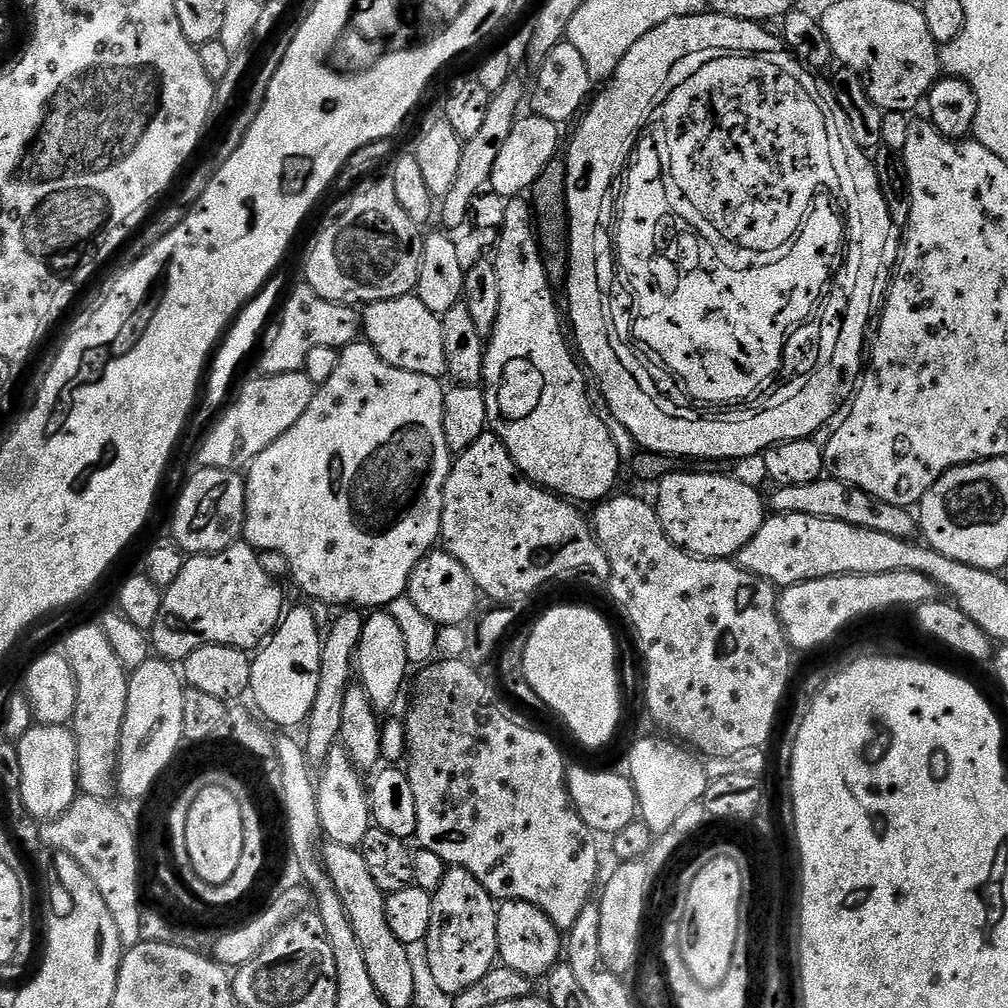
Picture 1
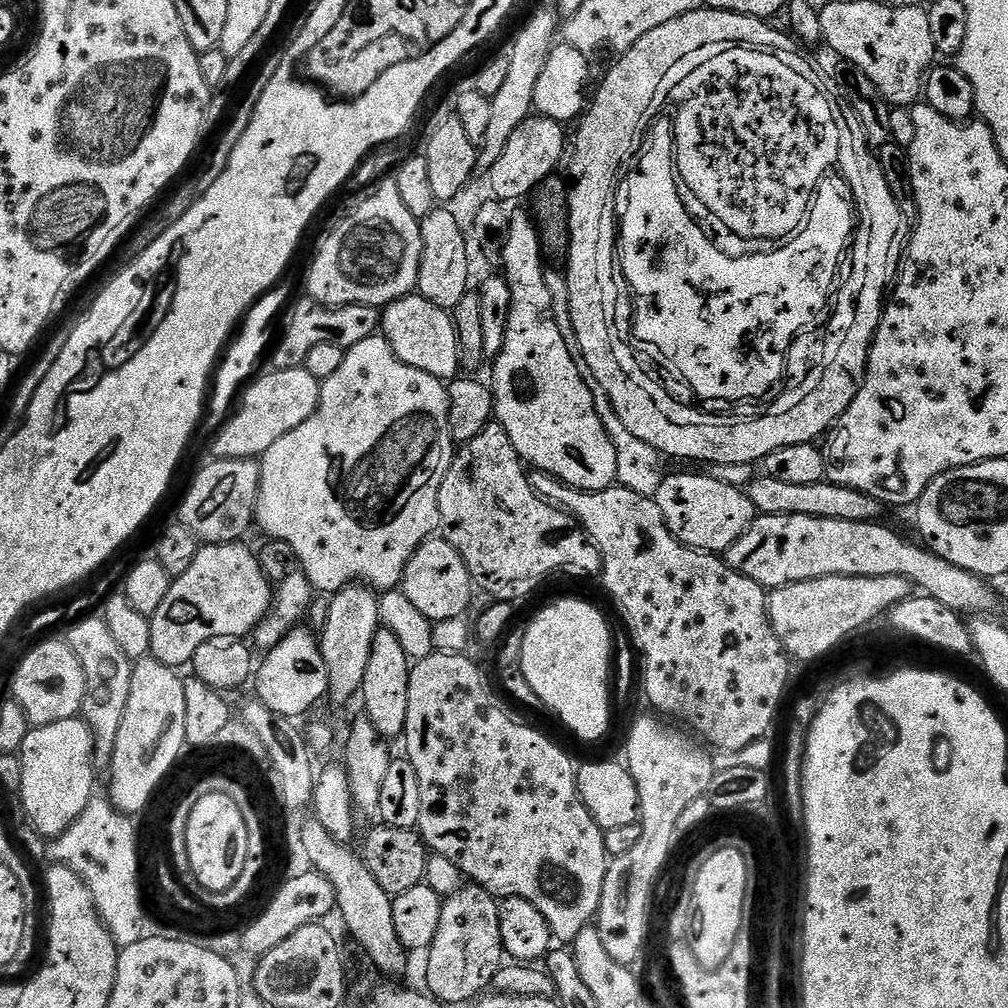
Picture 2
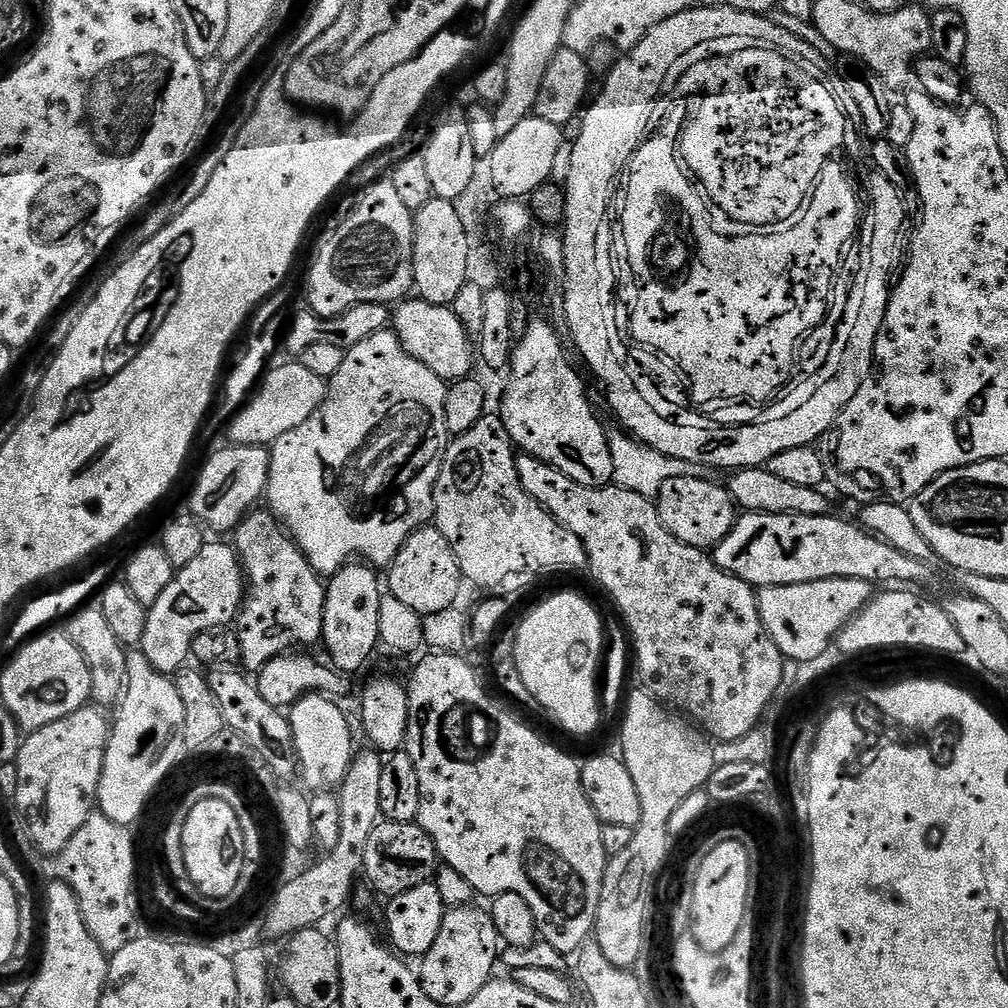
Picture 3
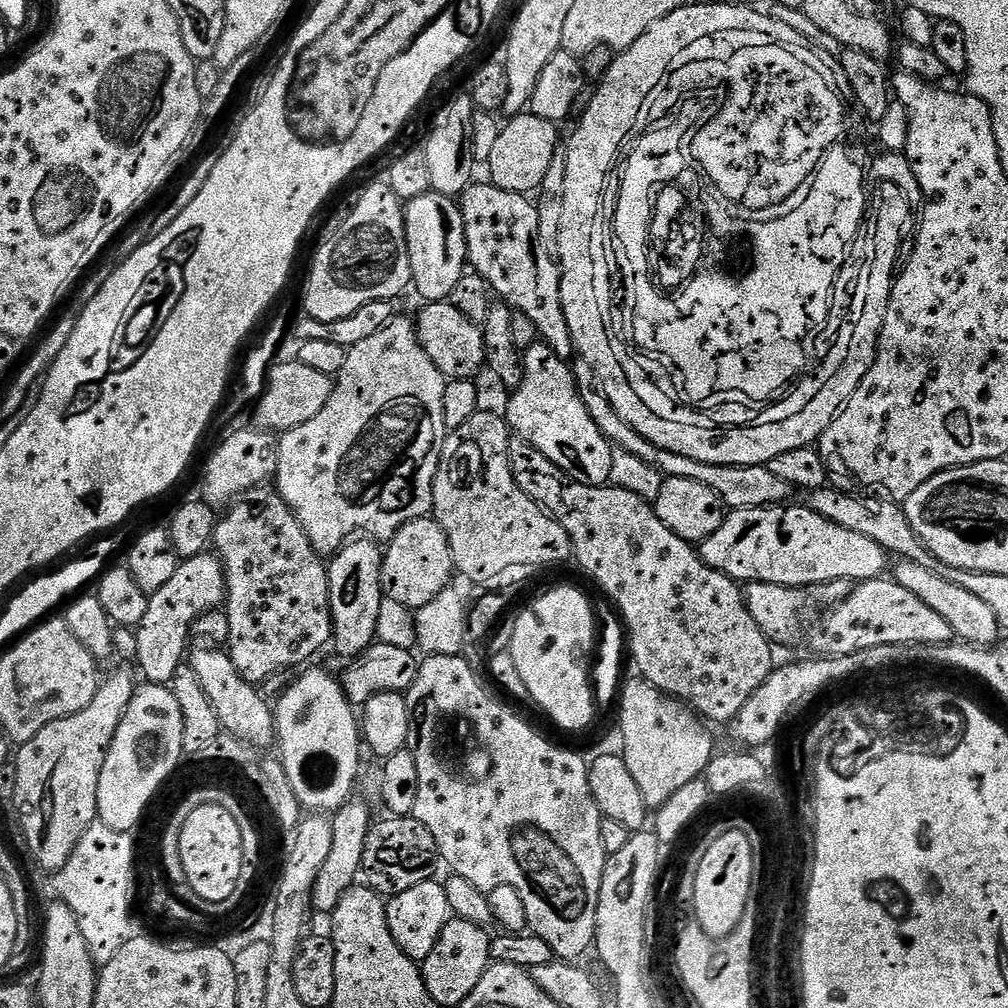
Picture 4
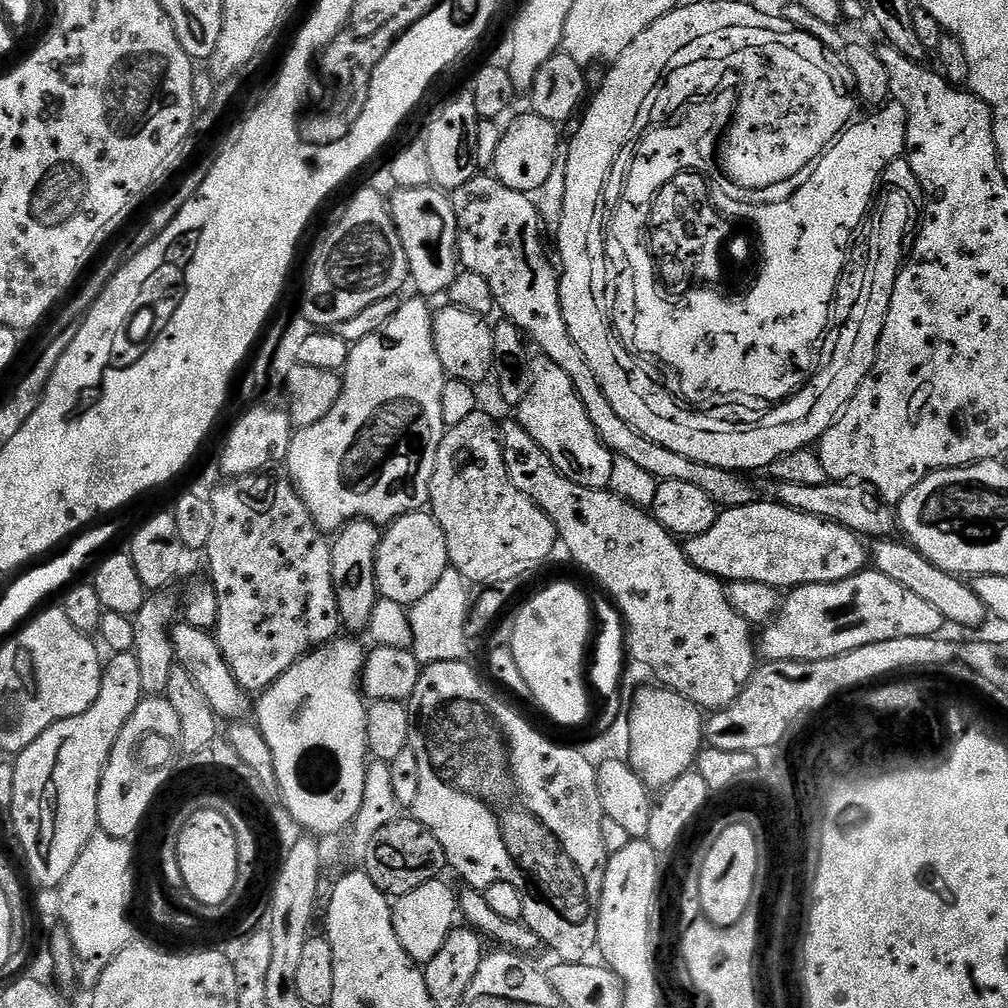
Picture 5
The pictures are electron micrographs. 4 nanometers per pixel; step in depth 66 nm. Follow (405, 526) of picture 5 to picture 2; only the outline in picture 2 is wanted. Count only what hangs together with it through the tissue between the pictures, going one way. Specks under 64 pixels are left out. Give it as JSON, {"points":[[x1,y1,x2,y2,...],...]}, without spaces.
{"points":[[443,538,427,540,410,558,404,576,400,579,399,591,410,598,411,604,426,618,433,622,446,618,458,618,467,613,468,603,474,593,474,581,468,573,466,562,462,562,462,554,450,546,450,542]]}

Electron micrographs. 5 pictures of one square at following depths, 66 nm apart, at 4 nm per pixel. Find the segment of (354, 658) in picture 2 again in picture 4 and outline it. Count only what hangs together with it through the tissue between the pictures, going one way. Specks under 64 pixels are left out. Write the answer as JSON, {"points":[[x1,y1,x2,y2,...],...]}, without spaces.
{"points":[[353,538,331,557,328,564,332,644,340,656,364,655,376,640,378,610,386,598,380,585,380,567,384,561,381,545,371,538]]}

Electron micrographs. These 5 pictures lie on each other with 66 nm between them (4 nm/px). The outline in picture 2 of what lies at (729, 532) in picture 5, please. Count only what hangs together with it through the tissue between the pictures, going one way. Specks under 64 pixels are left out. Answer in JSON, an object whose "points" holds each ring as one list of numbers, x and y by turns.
{"points":[[757,515,742,538,728,548,726,563,746,578,754,578,766,590,827,576,897,576,906,578,923,595,942,602,942,606,950,606,955,612,995,613,996,592,985,577,946,562,946,558,913,540,899,536,884,522]]}

